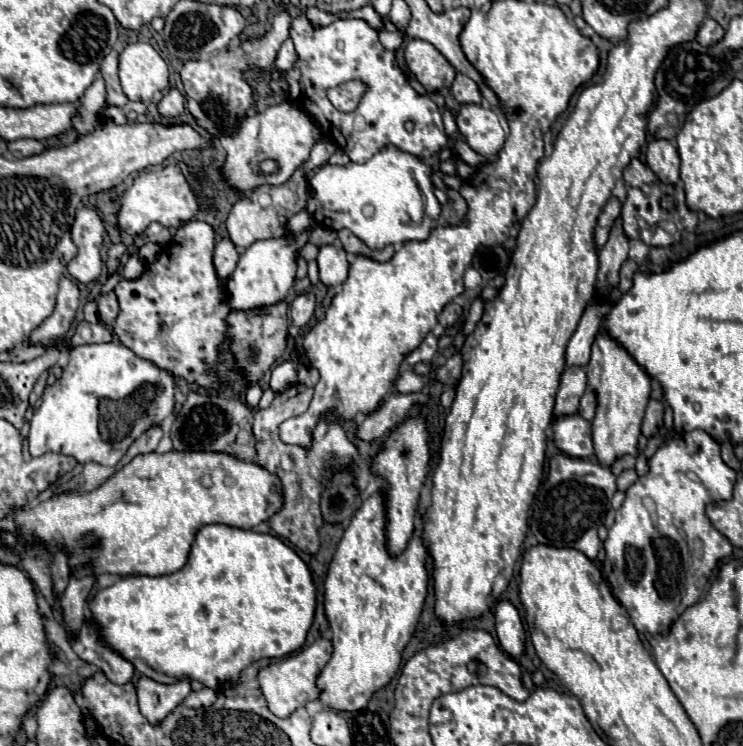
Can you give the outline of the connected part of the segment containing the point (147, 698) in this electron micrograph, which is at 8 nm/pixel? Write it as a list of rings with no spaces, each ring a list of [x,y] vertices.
[[[142,676],[136,684],[140,712],[148,722],[158,726],[184,698],[190,694],[190,682],[182,680],[180,684],[158,684],[146,676]]]

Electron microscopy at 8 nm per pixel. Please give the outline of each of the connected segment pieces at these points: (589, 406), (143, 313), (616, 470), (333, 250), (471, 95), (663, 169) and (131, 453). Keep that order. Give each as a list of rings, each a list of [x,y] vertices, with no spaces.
[[[588,388],[580,400],[580,410],[578,414],[586,420],[592,420],[594,418],[594,412],[596,412],[596,394]]]
[[[196,220],[184,224],[140,278],[120,280],[114,288],[120,302],[114,332],[136,356],[172,376],[218,390],[222,384],[214,372],[214,362],[218,346],[224,342],[224,320],[230,308],[224,282],[216,276],[212,264],[212,252],[212,226]]]
[[[626,454],[626,456],[616,458],[616,460],[614,460],[614,464],[610,466],[610,470],[612,470],[612,474],[614,474],[614,476],[618,476],[622,470],[626,470],[626,468],[634,468],[634,462],[636,462],[636,458]]]
[[[322,246],[316,258],[320,268],[320,282],[324,286],[338,286],[346,280],[348,274],[348,260],[346,252],[340,246]]]
[[[456,74],[456,80],[454,80],[450,92],[458,104],[480,104],[482,102],[478,84],[464,74]]]
[[[652,140],[646,150],[646,164],[662,184],[676,184],[680,178],[680,156],[670,140]]]
[[[160,426],[148,428],[148,430],[146,430],[146,432],[128,448],[128,452],[126,452],[126,456],[120,460],[118,468],[124,466],[124,464],[128,464],[128,462],[130,462],[134,456],[138,456],[138,454],[154,452],[156,446],[158,446],[158,442],[160,442],[160,438],[162,438],[162,428],[160,428]]]

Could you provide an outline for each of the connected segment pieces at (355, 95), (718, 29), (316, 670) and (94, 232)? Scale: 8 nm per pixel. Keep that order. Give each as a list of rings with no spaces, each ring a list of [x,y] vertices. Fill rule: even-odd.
[[[346,82],[346,84],[340,84],[336,88],[330,88],[327,91],[327,97],[330,98],[330,102],[342,110],[342,112],[352,112],[356,108],[356,104],[360,102],[362,94],[364,94],[366,86],[362,82]]]
[[[706,18],[706,20],[704,20],[704,24],[702,24],[702,26],[700,26],[700,30],[698,30],[696,40],[698,40],[702,46],[712,46],[712,44],[720,42],[720,40],[722,40],[722,36],[724,36],[722,26],[720,26],[716,20]]]
[[[318,638],[314,640],[310,646],[302,648],[300,652],[288,656],[282,662],[274,662],[266,668],[260,670],[258,674],[258,682],[260,682],[260,690],[268,702],[268,708],[278,716],[278,718],[288,718],[294,710],[306,706],[306,702],[318,700],[320,698],[320,688],[316,686],[316,678],[322,672],[322,668],[326,666],[326,662],[332,656],[332,644],[326,638]]]
[[[82,208],[76,212],[72,240],[78,246],[78,254],[68,264],[68,272],[72,278],[88,284],[102,274],[100,246],[104,242],[104,224],[92,208]]]

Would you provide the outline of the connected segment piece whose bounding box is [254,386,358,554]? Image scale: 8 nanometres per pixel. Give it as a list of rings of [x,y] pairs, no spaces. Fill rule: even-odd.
[[[292,386],[276,394],[276,398],[268,408],[258,410],[254,414],[254,438],[256,438],[256,456],[258,456],[256,464],[266,468],[270,474],[278,476],[282,484],[282,508],[268,520],[270,528],[278,536],[284,536],[286,540],[290,540],[302,552],[316,554],[320,550],[318,530],[324,524],[320,514],[320,496],[324,490],[324,480],[330,476],[336,456],[354,456],[358,454],[358,450],[346,438],[340,424],[332,424],[326,420],[320,420],[320,424],[314,428],[310,450],[280,444],[280,440],[276,440],[276,428],[284,420],[306,412],[310,400],[312,400],[312,388],[308,386]]]

